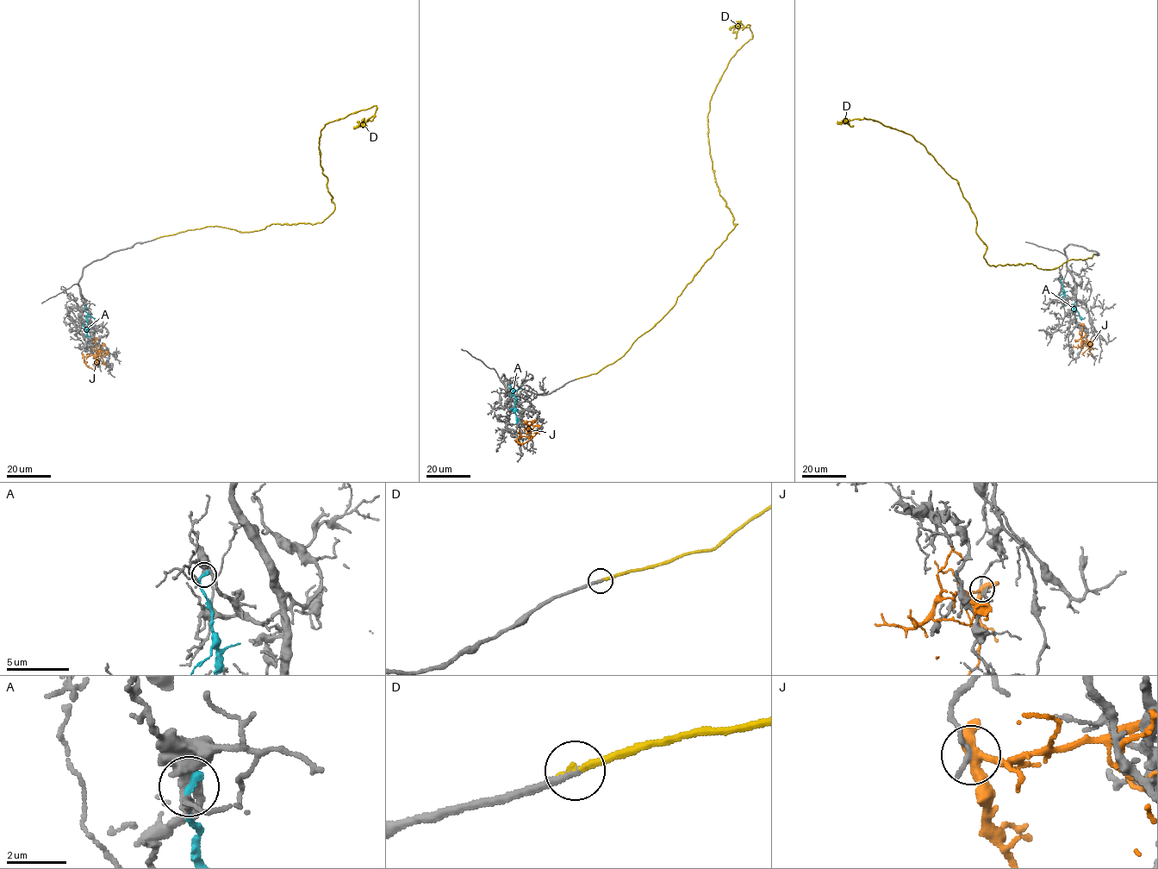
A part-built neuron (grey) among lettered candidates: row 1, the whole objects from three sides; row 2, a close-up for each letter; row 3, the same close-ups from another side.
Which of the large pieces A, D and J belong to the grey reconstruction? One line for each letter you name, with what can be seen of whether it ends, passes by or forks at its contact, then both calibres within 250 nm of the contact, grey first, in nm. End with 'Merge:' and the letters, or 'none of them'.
D: It ends there. Thickness 240 nm (grey) against 240 nm
Merge: D

